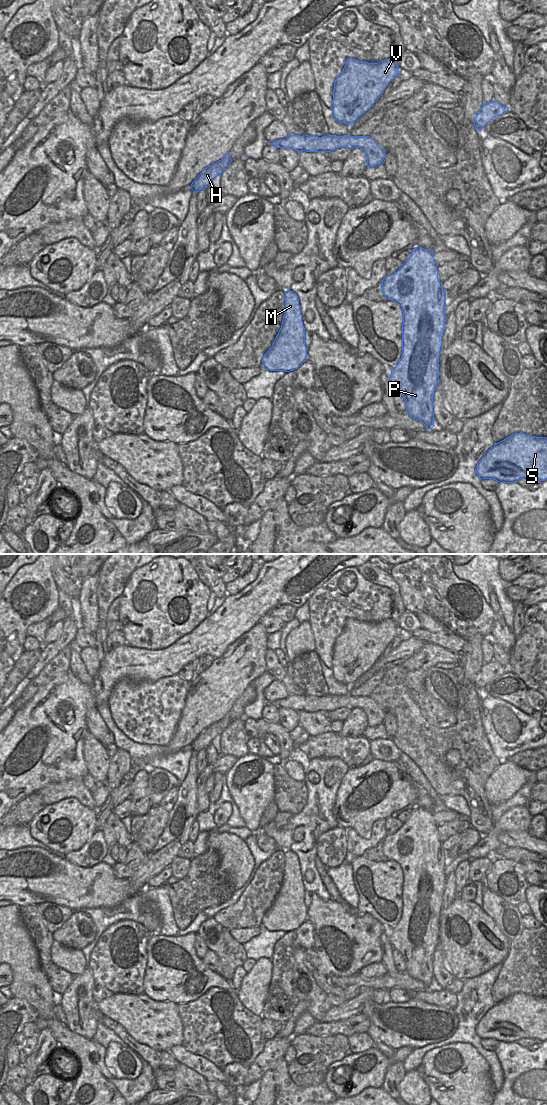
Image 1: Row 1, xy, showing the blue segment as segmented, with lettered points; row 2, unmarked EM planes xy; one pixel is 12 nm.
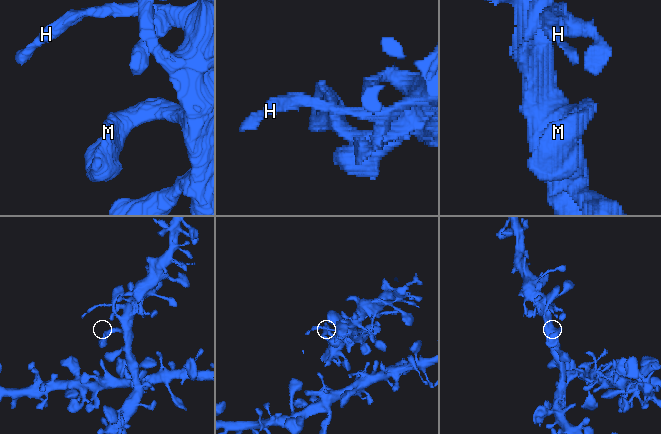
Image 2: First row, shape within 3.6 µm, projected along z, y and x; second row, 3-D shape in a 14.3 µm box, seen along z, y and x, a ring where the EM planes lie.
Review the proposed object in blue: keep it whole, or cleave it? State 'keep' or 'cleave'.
cleave

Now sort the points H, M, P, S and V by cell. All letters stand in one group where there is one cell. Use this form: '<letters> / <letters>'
H / M P S V

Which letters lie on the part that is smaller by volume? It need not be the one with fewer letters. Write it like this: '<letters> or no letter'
H

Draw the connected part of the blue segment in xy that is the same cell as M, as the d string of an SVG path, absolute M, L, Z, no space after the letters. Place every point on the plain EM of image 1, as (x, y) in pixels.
M285 851L285 874L281 888L262 924L270 931L290 932L307 920L305 888L302 882L299 858L293 851Z

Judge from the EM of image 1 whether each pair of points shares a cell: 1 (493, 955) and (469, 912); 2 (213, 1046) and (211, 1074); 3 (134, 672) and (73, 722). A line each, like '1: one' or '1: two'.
1: one
2: two
3: one

